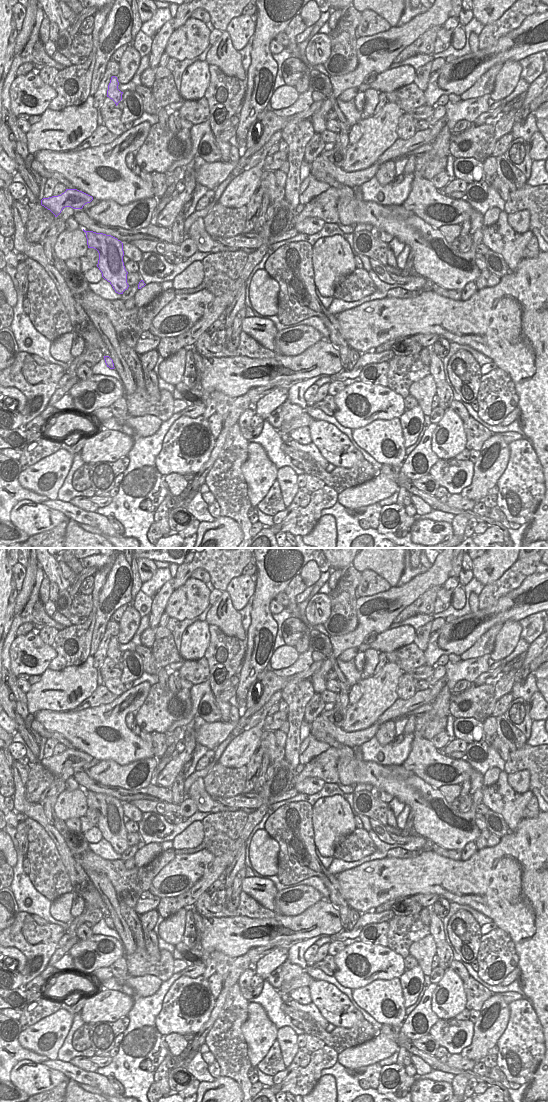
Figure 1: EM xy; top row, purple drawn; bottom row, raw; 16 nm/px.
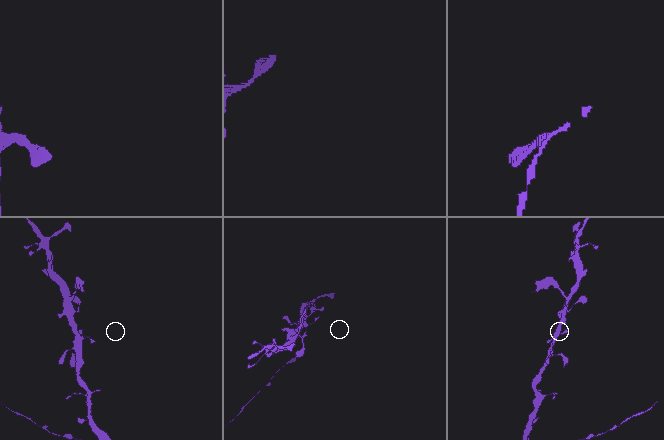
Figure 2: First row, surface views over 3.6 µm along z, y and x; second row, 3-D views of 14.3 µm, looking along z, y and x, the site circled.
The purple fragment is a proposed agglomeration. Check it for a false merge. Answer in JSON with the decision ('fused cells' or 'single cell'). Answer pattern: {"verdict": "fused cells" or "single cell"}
{"verdict": "single cell"}

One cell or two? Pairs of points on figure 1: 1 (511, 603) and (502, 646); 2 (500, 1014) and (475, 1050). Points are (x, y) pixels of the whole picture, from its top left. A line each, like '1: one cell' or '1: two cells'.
1: two cells
2: one cell

